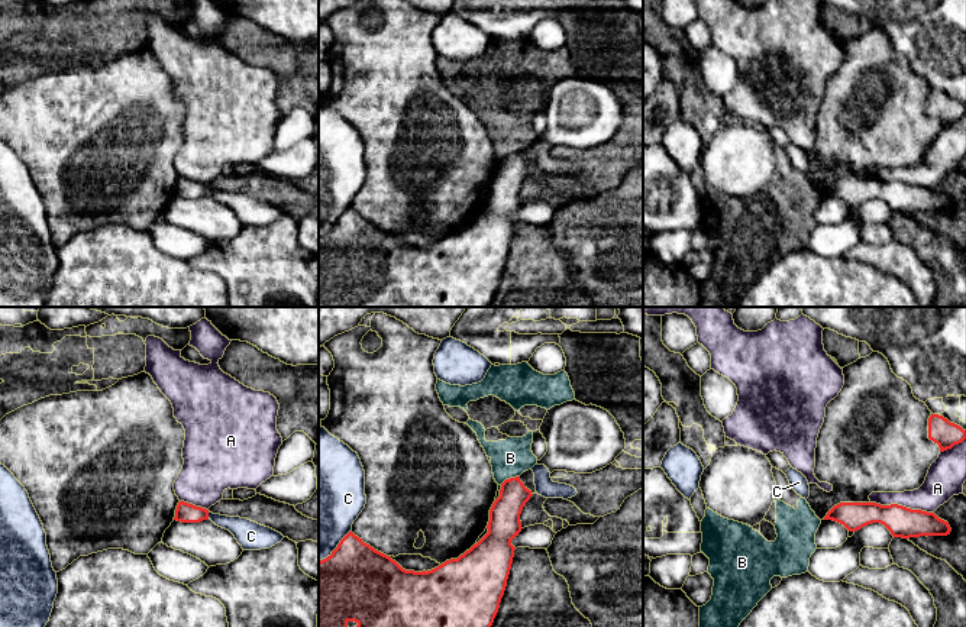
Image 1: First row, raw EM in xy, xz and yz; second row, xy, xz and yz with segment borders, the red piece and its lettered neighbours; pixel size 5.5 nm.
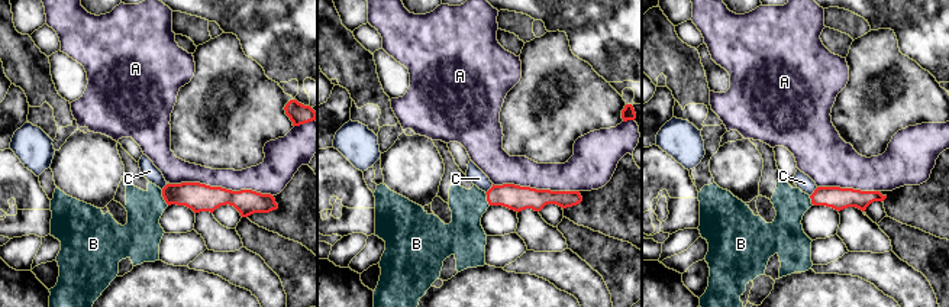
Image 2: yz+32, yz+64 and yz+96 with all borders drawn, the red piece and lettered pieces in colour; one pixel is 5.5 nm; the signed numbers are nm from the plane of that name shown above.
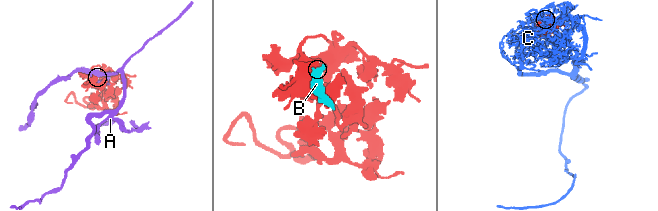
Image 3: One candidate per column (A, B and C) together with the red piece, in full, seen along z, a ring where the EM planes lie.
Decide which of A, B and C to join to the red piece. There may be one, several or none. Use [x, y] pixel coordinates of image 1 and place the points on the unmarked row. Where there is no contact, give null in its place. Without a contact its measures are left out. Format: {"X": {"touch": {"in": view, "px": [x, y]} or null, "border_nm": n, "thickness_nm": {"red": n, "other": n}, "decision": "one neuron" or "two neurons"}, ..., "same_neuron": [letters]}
{"A": {"touch": {"in": "yz", "px": [901, 181]}, "border_nm": 360, "thickness_nm": {"red": 170, "other": 180}, "decision": "two neurons"}, "B": {"touch": {"in": "xz", "px": [510, 154]}, "border_nm": 120, "thickness_nm": {"red": 180, "other": 220}, "decision": "two neurons"}, "C": {"touch": {"in": "xz", "px": [336, 223]}, "border_nm": 260, "thickness_nm": {"red": 420, "other": 420}, "decision": "two neurons"}, "same_neuron": []}

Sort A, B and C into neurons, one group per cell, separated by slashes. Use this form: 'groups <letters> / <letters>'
groups A / B / C

